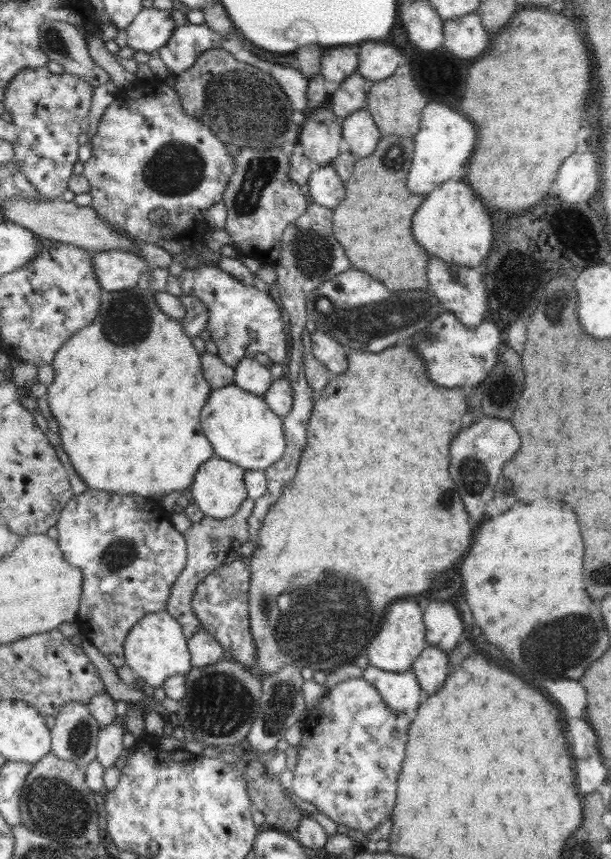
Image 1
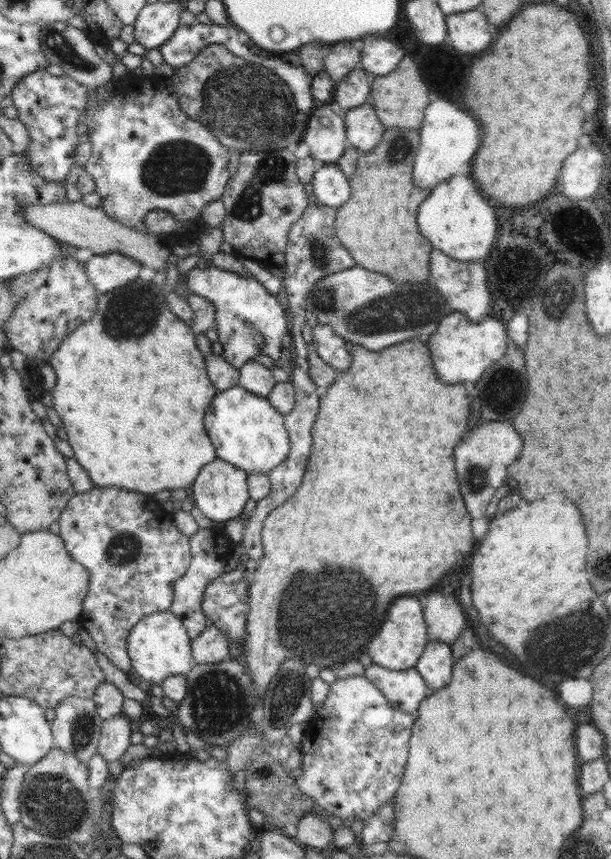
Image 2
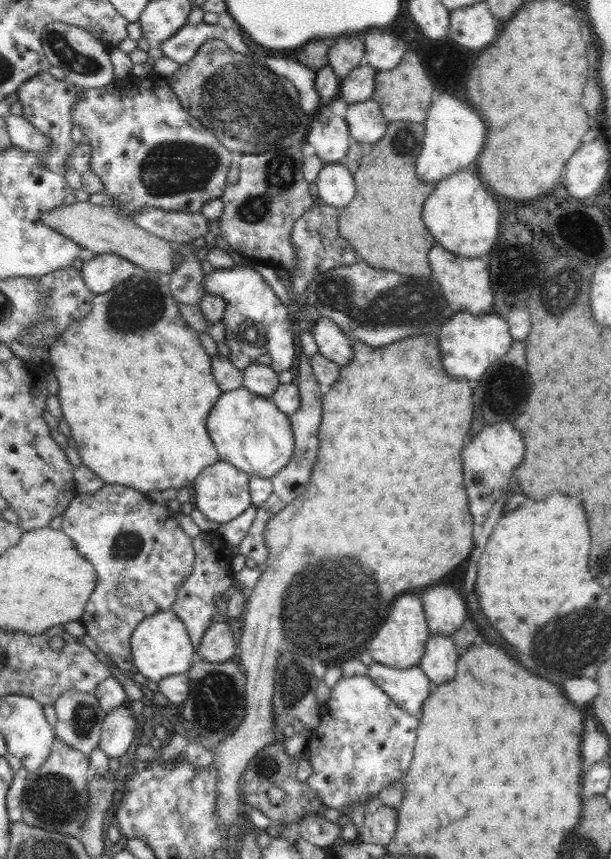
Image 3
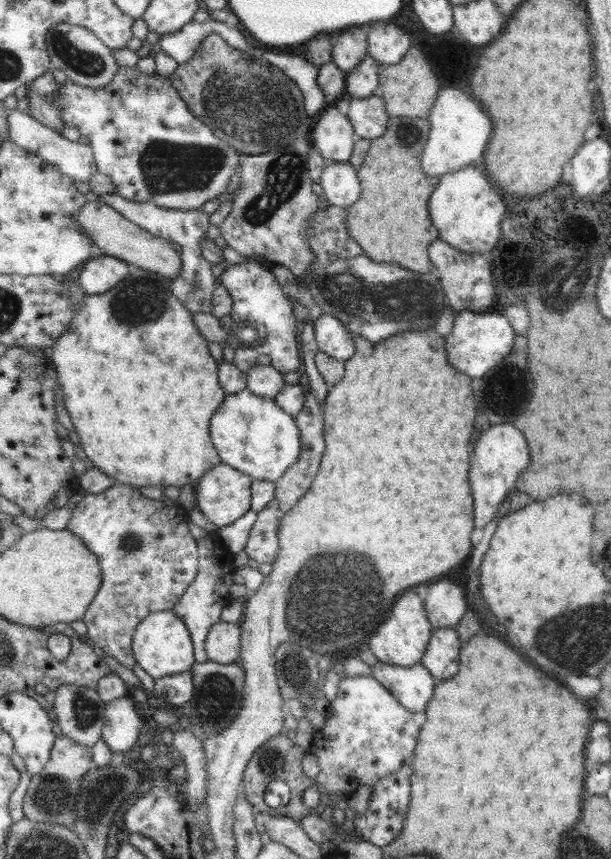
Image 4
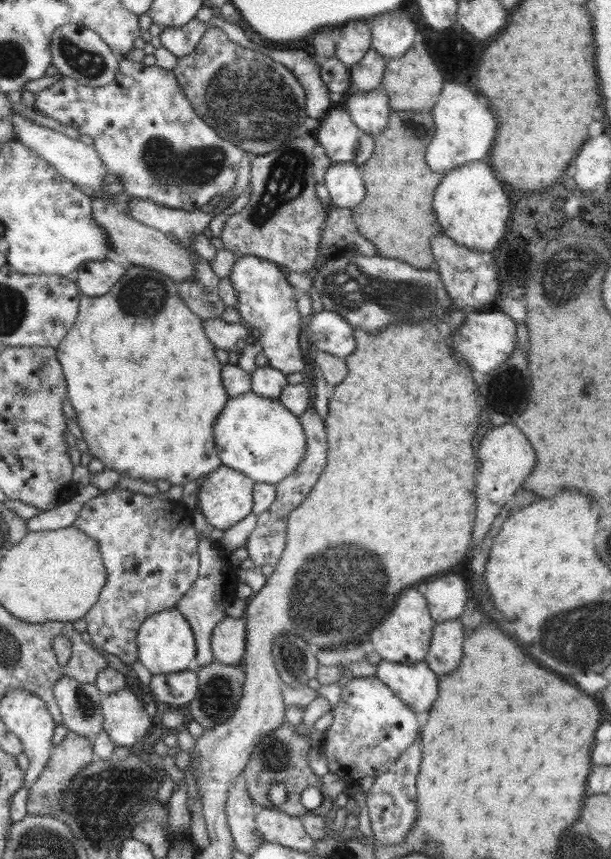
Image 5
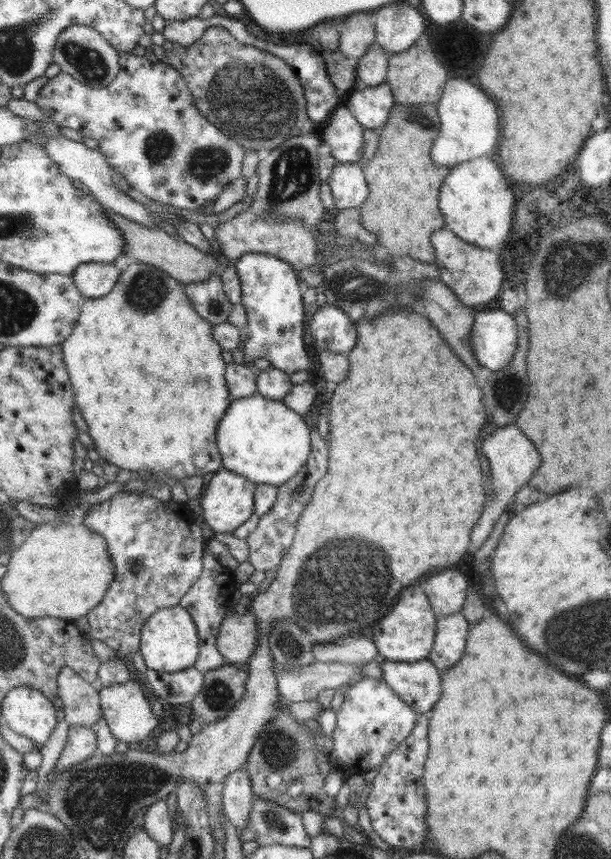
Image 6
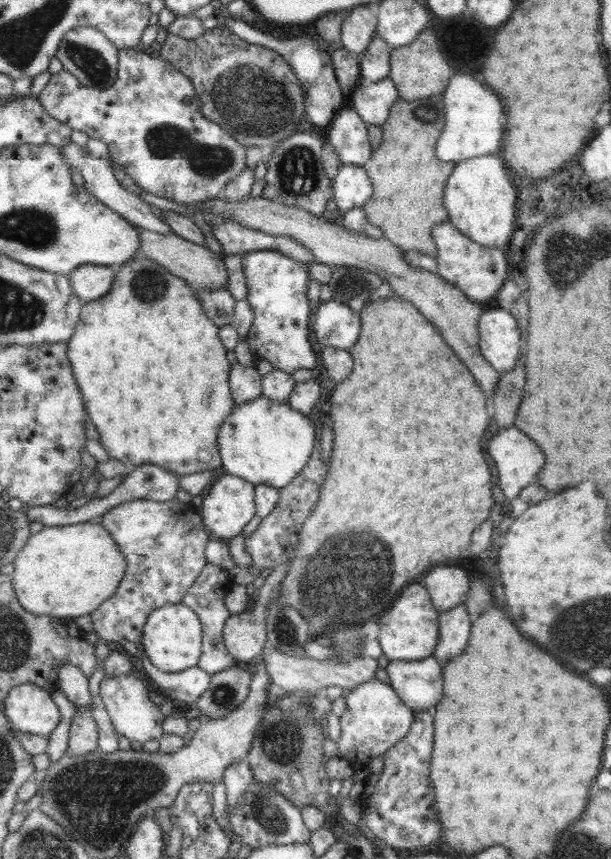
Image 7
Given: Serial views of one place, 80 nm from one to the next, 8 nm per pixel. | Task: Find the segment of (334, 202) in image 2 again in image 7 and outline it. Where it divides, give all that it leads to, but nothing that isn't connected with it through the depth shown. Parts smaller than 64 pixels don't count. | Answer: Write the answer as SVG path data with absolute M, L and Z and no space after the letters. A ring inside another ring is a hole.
M342 164L332 178L333 198L338 210L362 207L373 193L373 186L364 167Z

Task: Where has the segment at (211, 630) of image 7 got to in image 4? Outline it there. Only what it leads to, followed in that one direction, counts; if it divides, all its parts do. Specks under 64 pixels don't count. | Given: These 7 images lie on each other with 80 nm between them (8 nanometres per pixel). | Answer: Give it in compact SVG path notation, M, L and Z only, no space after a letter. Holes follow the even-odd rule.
M212 538L198 539L197 551L199 567L196 578L171 609L180 617L180 620L184 621L188 632L190 632L196 662L204 662L209 660L205 651L205 638L210 627L221 621L220 613L223 606L227 604L230 587L235 584L234 570L237 568L234 566L216 566L220 562L216 562L212 556Z

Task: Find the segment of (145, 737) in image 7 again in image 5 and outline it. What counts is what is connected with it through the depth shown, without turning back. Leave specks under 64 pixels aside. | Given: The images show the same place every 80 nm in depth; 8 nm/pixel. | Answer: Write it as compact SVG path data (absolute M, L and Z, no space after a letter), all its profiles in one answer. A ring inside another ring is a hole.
M126 686L101 699L103 730L114 746L131 749L153 727L153 717L146 713L145 703Z

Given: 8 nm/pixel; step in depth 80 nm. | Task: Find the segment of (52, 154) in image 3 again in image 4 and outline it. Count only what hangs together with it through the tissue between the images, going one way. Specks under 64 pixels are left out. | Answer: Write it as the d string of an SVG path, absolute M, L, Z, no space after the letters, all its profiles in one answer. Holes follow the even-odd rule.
M47 71L30 83L27 90L27 114L37 122L60 133L65 122L60 118L58 108L52 106L52 98L57 94L58 83L54 81L53 74Z

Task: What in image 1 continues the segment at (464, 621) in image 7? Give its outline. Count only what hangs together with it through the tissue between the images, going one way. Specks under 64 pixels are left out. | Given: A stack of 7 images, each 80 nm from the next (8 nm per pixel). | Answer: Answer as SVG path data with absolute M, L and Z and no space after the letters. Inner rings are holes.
M427 646L416 657L411 670L414 671L424 696L434 694L442 688L450 673L449 655L439 648Z

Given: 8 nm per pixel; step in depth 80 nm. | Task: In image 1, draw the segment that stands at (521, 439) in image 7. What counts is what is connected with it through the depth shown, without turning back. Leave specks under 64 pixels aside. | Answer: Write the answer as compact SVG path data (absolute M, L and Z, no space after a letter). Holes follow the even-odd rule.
M478 415L468 428L462 428L456 434L456 440L452 440L452 444L450 444L450 476L452 476L452 482L456 484L456 490L462 498L468 514L474 516L476 520L482 518L482 514L486 510L486 502L494 494L498 478L502 476L504 462L510 460L518 452L518 448L520 448L520 438L510 422Z

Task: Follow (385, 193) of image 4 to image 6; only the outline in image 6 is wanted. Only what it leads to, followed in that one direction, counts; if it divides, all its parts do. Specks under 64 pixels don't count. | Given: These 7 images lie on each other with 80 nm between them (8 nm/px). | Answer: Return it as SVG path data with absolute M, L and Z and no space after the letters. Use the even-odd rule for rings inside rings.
M395 105L387 123L378 130L376 154L362 165L370 192L358 210L363 227L377 236L377 242L389 256L411 256L420 262L434 263L431 236L445 226L439 207L439 188L450 167L436 166L429 155L439 133L438 125L422 126L414 121L413 109Z

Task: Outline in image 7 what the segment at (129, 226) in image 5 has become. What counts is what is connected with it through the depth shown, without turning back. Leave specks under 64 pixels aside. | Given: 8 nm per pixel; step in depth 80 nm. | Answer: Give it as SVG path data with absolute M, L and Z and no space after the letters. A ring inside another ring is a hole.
M137 227L141 237L140 254L167 268L174 276L183 278L194 290L206 290L207 288L227 289L229 283L228 273L225 267L224 256L214 254L208 247L190 242L176 233L171 235L158 234Z

